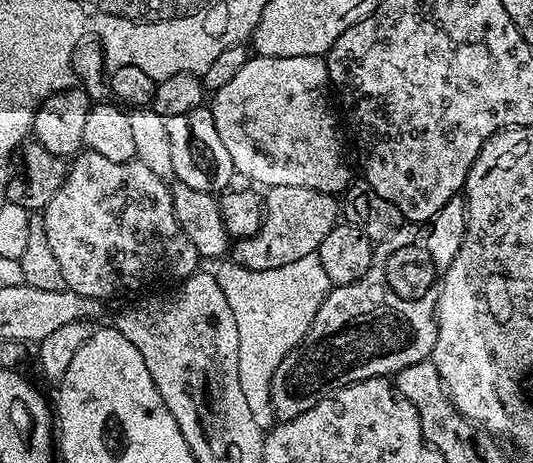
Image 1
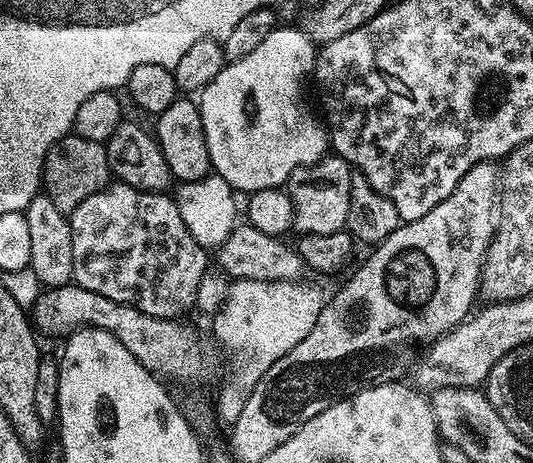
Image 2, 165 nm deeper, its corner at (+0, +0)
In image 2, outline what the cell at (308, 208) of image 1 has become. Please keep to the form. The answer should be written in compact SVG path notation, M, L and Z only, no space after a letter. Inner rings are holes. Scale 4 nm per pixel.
M335 154L323 156L310 166L302 166L292 171L286 188L296 211L293 229L300 234L334 234L345 231L350 214L350 186L353 175L349 164Z

